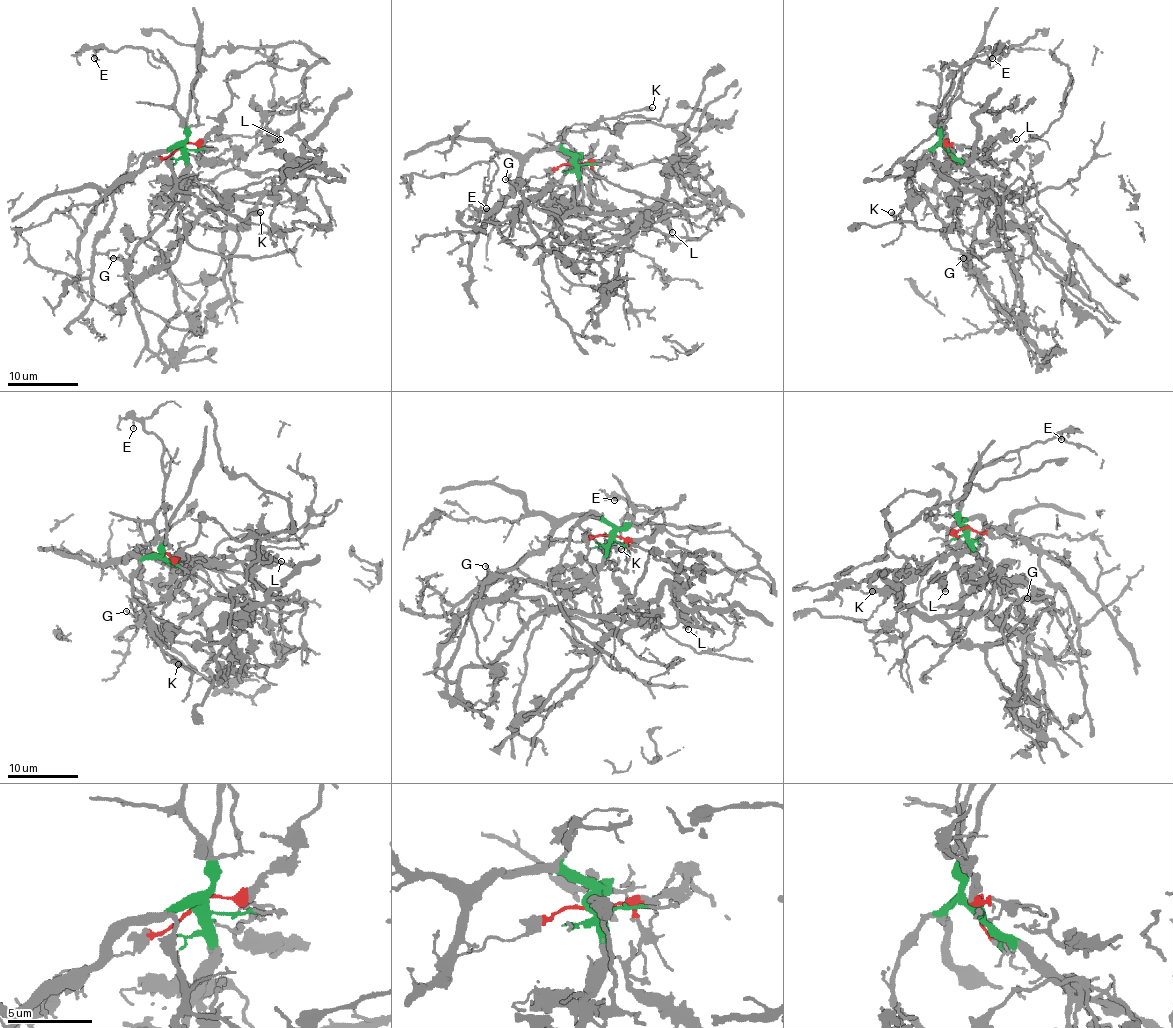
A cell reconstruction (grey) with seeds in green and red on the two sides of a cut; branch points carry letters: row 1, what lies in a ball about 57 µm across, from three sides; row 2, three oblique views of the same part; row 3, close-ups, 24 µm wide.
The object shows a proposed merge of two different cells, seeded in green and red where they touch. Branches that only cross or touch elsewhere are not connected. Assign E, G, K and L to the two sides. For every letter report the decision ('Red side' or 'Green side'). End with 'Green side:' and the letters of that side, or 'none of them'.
E: Green side
G: Green side
K: Green side
L: Red side
Green side: E, G, K

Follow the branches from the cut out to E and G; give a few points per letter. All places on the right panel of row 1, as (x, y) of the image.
E: (948, 146), (941, 141), (943, 104), (948, 88), (955, 74), (988, 46), (992, 51), (994, 48), (992, 58)
G: (948, 146), (983, 181), (983, 208), (974, 241), (964, 259)

